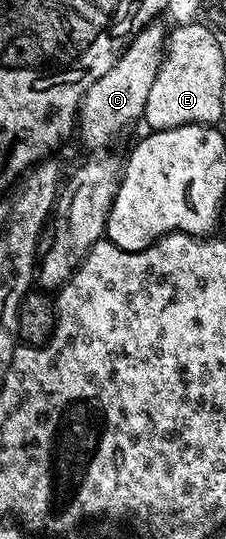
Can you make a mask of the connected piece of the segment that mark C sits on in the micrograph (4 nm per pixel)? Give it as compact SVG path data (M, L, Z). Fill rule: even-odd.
M159 23L146 25L129 43L129 47L97 79L83 92L83 102L77 110L77 137L91 148L91 151L103 151L106 145L111 145L123 133L126 125L131 125L142 118L145 103L149 99L149 87L153 87L153 79L157 79L157 71L163 62L165 46L169 33L162 29Z

